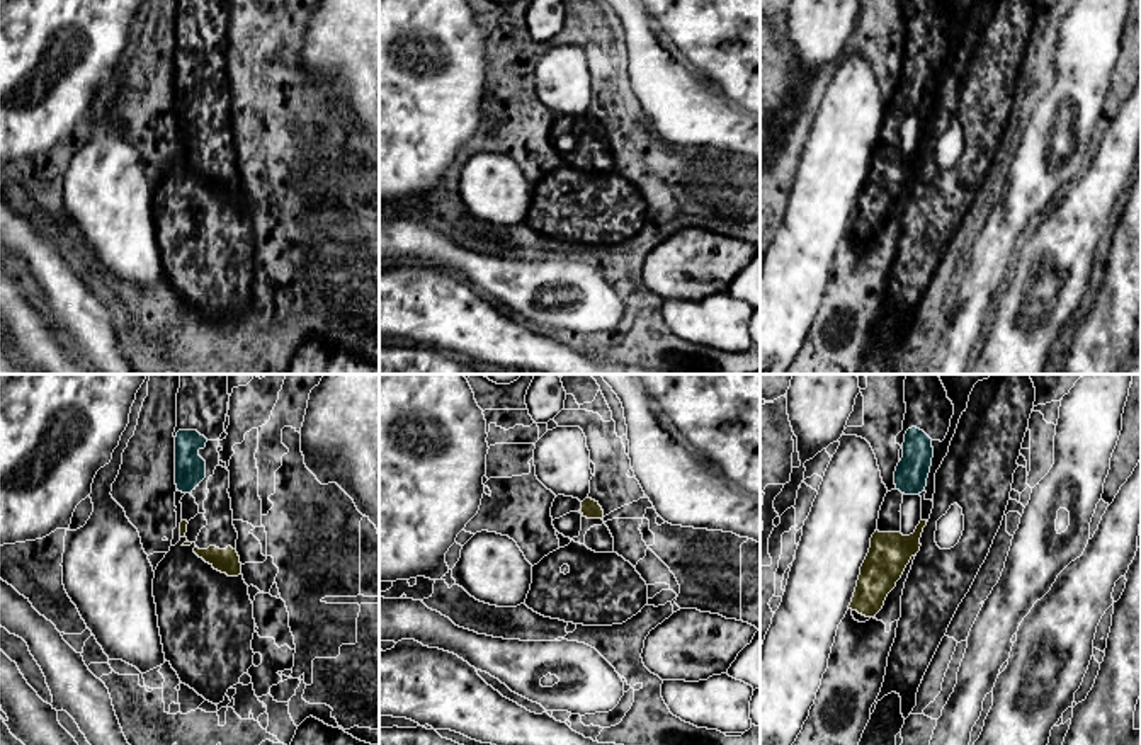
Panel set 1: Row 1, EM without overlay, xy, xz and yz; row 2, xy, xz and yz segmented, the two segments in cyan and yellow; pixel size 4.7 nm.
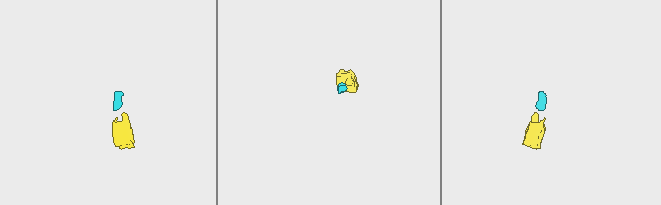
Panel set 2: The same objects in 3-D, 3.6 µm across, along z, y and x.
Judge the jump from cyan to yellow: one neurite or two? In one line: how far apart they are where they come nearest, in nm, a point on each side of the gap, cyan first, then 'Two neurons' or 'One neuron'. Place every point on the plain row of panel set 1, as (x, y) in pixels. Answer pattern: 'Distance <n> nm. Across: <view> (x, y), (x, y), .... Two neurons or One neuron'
Distance 130 nm. Across: yz (917, 113), (920, 140). One neuron

